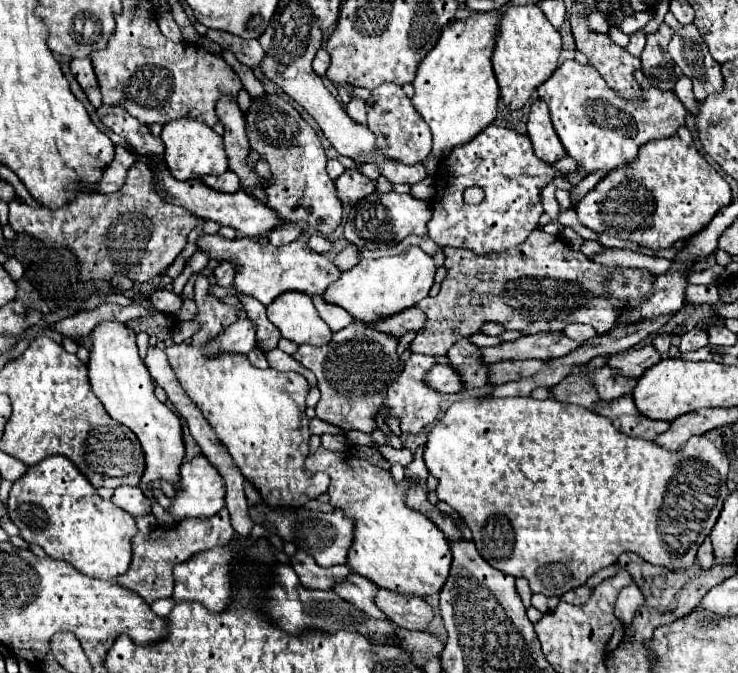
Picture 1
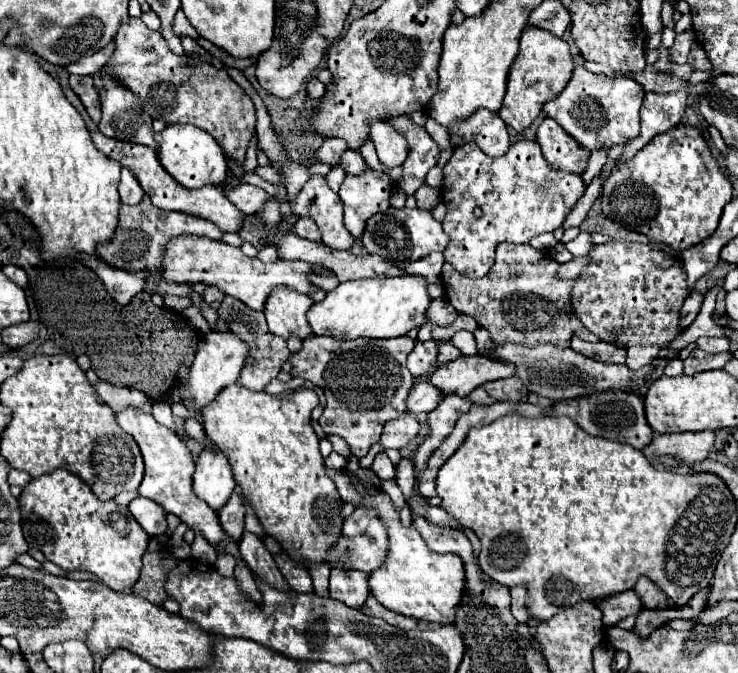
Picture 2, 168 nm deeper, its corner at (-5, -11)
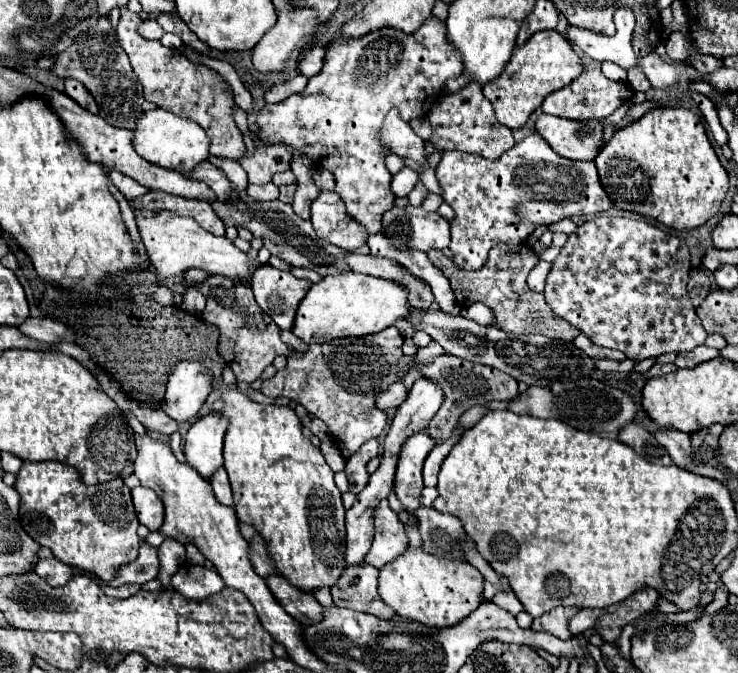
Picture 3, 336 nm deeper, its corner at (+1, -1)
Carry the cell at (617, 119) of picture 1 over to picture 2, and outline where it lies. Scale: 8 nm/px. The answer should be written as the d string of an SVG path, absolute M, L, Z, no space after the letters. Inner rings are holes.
M583 65L575 67L571 81L557 99L545 103L543 111L547 117L555 119L571 137L575 137L589 151L599 147L615 147L627 143L639 135L639 109L645 91L627 77L607 77L589 73Z

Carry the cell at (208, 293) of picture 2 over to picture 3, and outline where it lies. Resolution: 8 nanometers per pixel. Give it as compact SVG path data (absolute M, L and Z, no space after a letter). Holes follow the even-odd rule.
M189 287L183 293L183 303L185 303L185 311L199 315L205 309L205 295L197 287Z

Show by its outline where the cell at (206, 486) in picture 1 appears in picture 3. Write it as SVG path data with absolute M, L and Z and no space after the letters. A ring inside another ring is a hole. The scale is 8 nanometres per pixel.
M209 413L209 415L201 417L199 421L195 421L185 435L185 449L183 451L185 451L187 463L191 467L195 467L203 479L211 479L211 475L219 467L223 467L223 435L225 435L225 429L227 429L227 419L221 417L221 413Z

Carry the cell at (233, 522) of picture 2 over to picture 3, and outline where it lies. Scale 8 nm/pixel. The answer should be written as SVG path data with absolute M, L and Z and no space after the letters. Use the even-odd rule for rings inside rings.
M219 469L211 479L209 479L211 487L213 487L213 493L217 497L217 501L221 505L227 505L227 507L233 507L233 493L231 493L231 485L229 485L229 479L227 479L227 473L225 469Z

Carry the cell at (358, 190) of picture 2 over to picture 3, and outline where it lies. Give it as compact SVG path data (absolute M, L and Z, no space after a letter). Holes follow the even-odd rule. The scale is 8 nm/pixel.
M433 15L411 35L393 27L381 27L357 39L341 37L327 47L323 69L319 75L309 79L303 93L267 105L257 115L259 137L267 141L271 149L255 149L253 155L247 153L239 159L249 175L249 183L269 183L275 173L287 171L291 149L303 151L315 161L315 165L333 171L337 183L335 193L343 199L347 213L367 229L367 245L371 253L393 259L407 267L415 277L427 281L435 295L435 303L449 315L459 315L461 307L457 307L455 295L443 273L425 253L401 253L383 237L381 215L393 207L395 195L391 191L393 175L383 163L383 157L389 151L379 143L379 129L391 107L397 107L405 121L425 117L437 101L435 97L439 97L443 83L457 77L459 71L461 57L453 53L445 39L445 23Z

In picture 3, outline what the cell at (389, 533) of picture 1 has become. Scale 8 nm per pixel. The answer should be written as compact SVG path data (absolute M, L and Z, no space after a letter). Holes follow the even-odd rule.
M423 547L407 551L379 569L379 597L395 609L397 615L419 621L429 627L449 627L465 619L481 603L483 577L465 559L437 557Z

